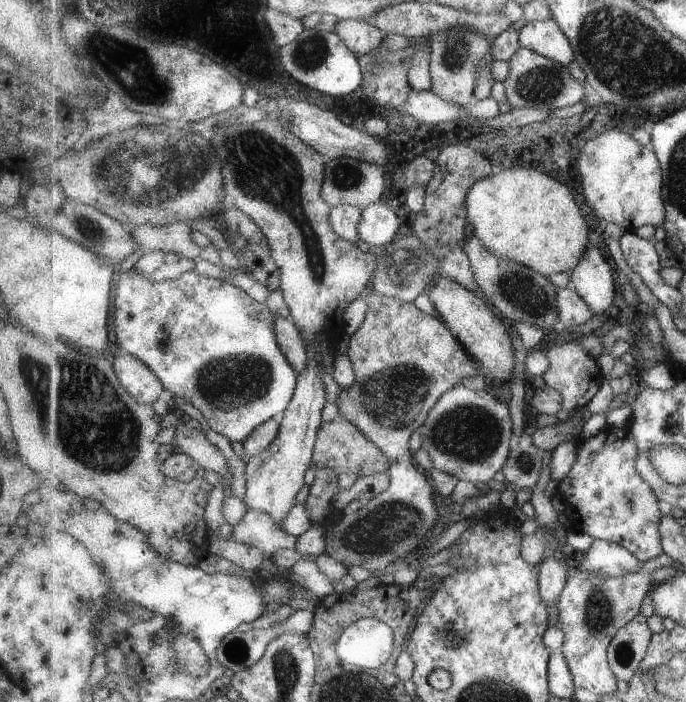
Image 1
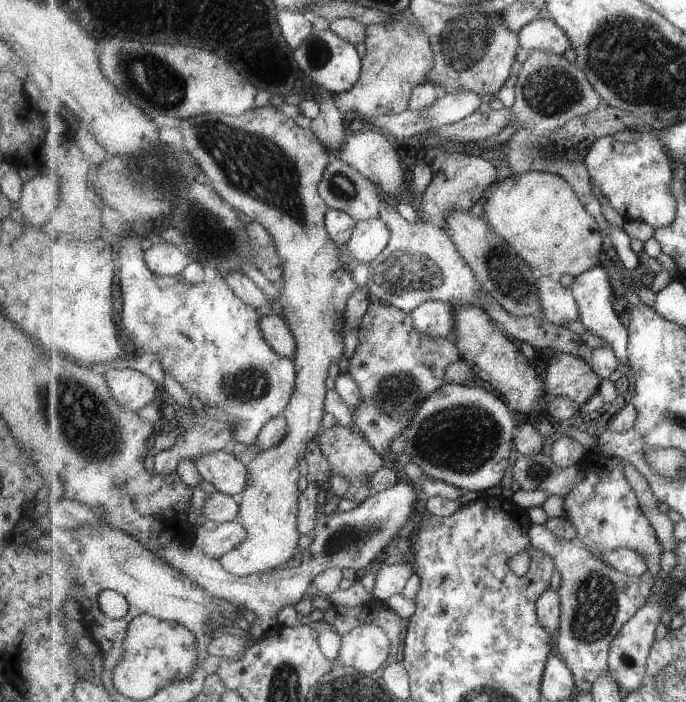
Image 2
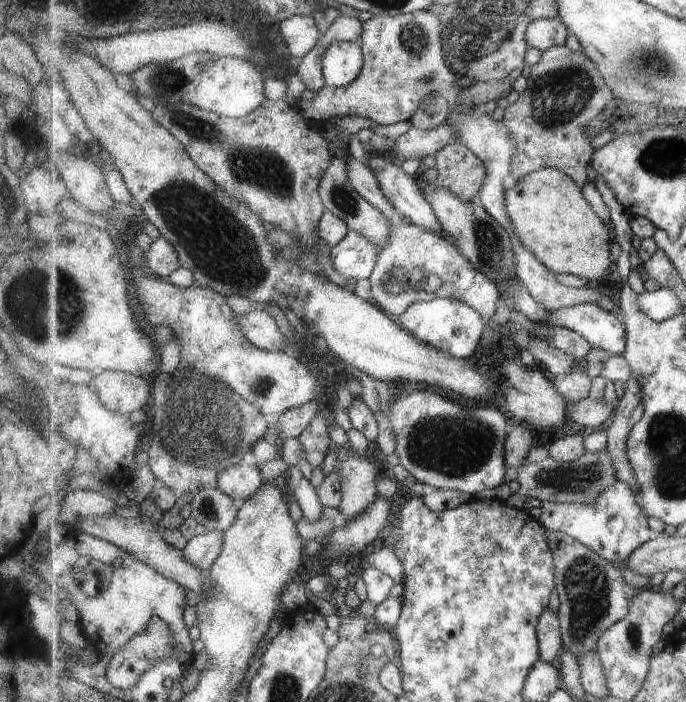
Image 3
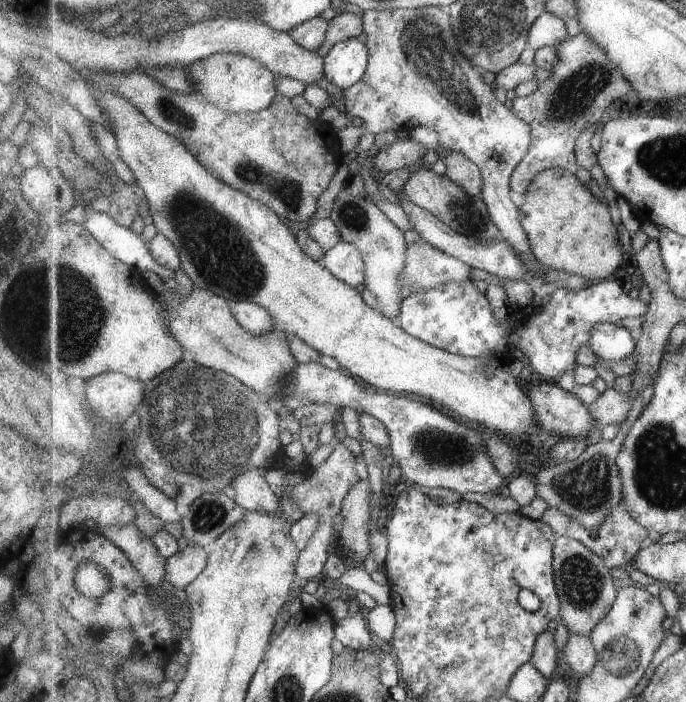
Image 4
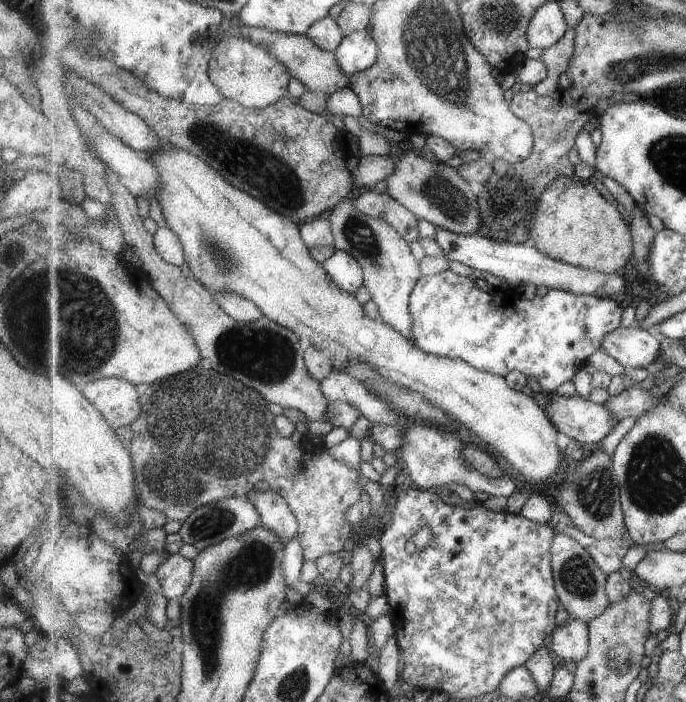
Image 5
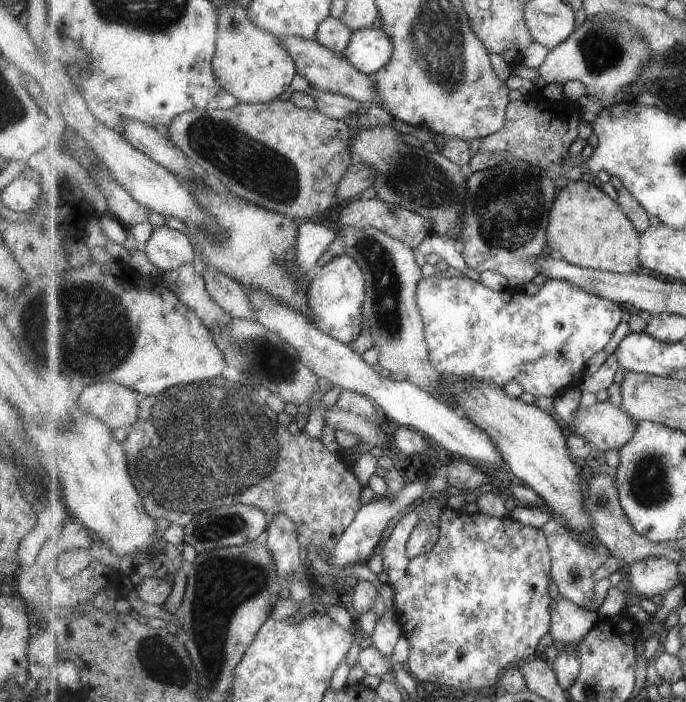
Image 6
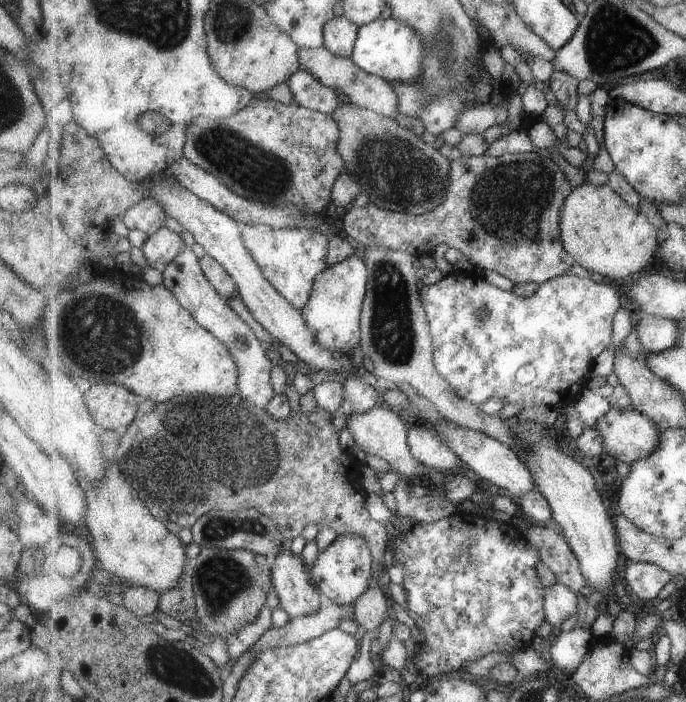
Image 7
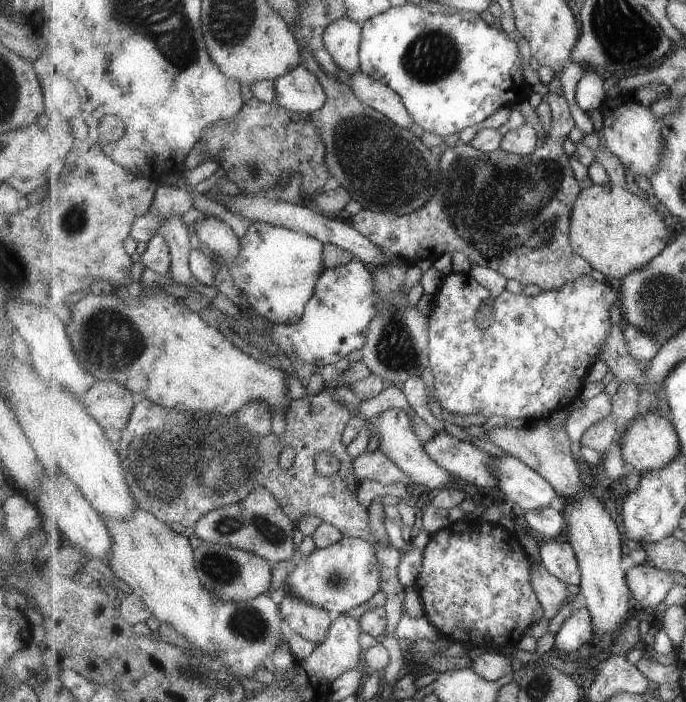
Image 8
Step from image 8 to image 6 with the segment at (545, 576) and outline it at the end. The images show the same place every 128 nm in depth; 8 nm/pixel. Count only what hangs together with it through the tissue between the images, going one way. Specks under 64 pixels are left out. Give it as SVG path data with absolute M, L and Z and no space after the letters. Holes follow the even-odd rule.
M562 596L560 600L552 604L550 634L553 640L577 649L599 620L601 619L597 613L591 613L585 607L578 606Z

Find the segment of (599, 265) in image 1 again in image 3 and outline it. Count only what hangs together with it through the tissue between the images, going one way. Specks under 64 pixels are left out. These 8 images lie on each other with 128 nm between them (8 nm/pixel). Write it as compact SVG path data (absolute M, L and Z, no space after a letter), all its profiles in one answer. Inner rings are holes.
M595 302L550 310L543 324L567 327L611 355L623 355L628 344L621 320Z

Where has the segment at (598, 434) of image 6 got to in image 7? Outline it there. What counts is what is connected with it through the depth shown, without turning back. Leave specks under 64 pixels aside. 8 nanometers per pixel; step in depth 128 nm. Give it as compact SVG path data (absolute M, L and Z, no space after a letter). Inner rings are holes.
M611 408L605 416L599 418L595 424L601 435L604 437L606 453L614 457L615 460L633 465L639 460L649 459L661 445L661 438L664 431L655 420L651 420L646 414L641 414L637 409L625 408L617 410Z

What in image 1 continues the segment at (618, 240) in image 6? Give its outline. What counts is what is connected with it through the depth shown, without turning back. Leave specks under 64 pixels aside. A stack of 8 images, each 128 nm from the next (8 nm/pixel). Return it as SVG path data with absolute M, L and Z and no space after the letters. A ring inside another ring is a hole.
M511 168L495 172L493 176L479 180L467 196L467 211L470 229L467 234L474 235L497 257L505 257L525 265L545 277L550 274L570 273L579 267L581 260L588 254L589 226L585 222L582 202L579 196L559 182L535 168Z

